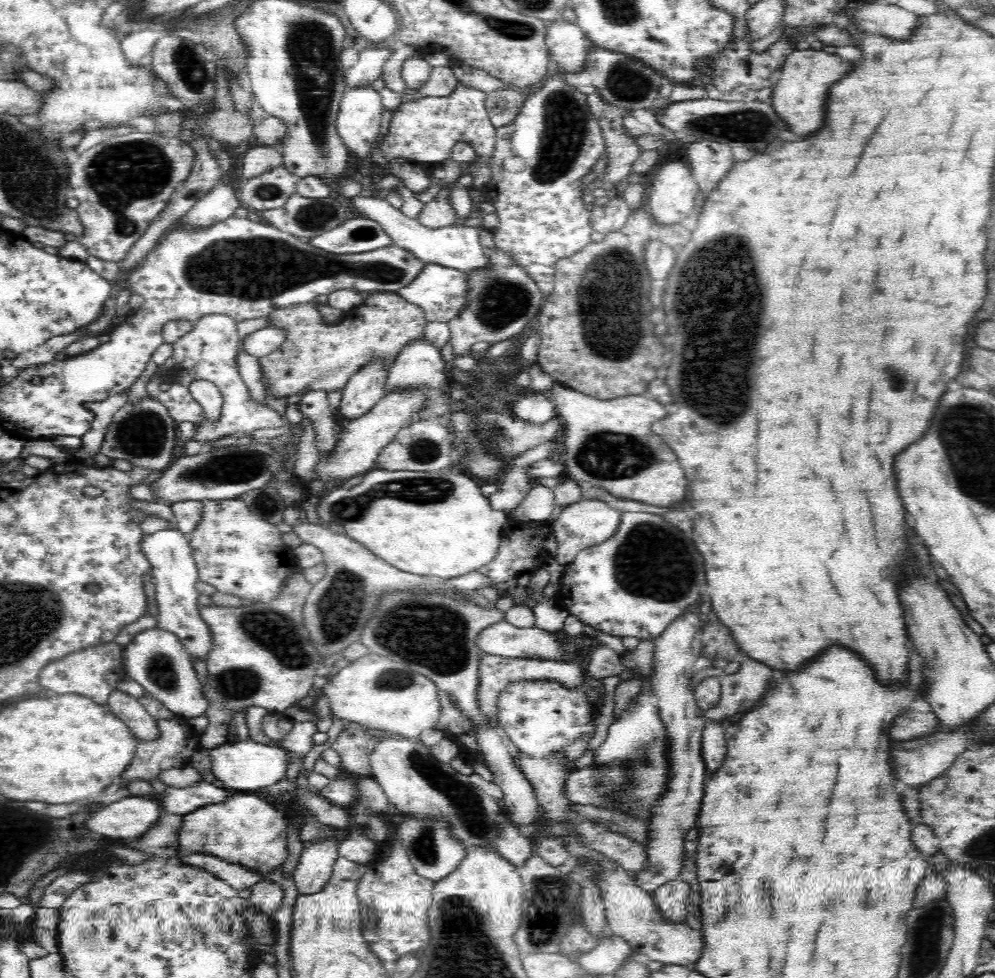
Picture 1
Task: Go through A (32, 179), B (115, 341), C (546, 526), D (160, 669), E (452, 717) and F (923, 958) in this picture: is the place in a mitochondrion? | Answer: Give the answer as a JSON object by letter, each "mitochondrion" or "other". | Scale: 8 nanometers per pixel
{"A":"mitochondrion","B":"other","C":"other","D":"mitochondrion","E":"other","F":"mitochondrion"}

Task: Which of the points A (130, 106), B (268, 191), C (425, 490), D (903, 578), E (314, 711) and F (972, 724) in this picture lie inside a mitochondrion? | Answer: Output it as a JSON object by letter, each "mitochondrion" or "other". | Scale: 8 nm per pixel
{"A":"other","B":"mitochondrion","C":"mitochondrion","D":"other","E":"mitochondrion","F":"other"}

